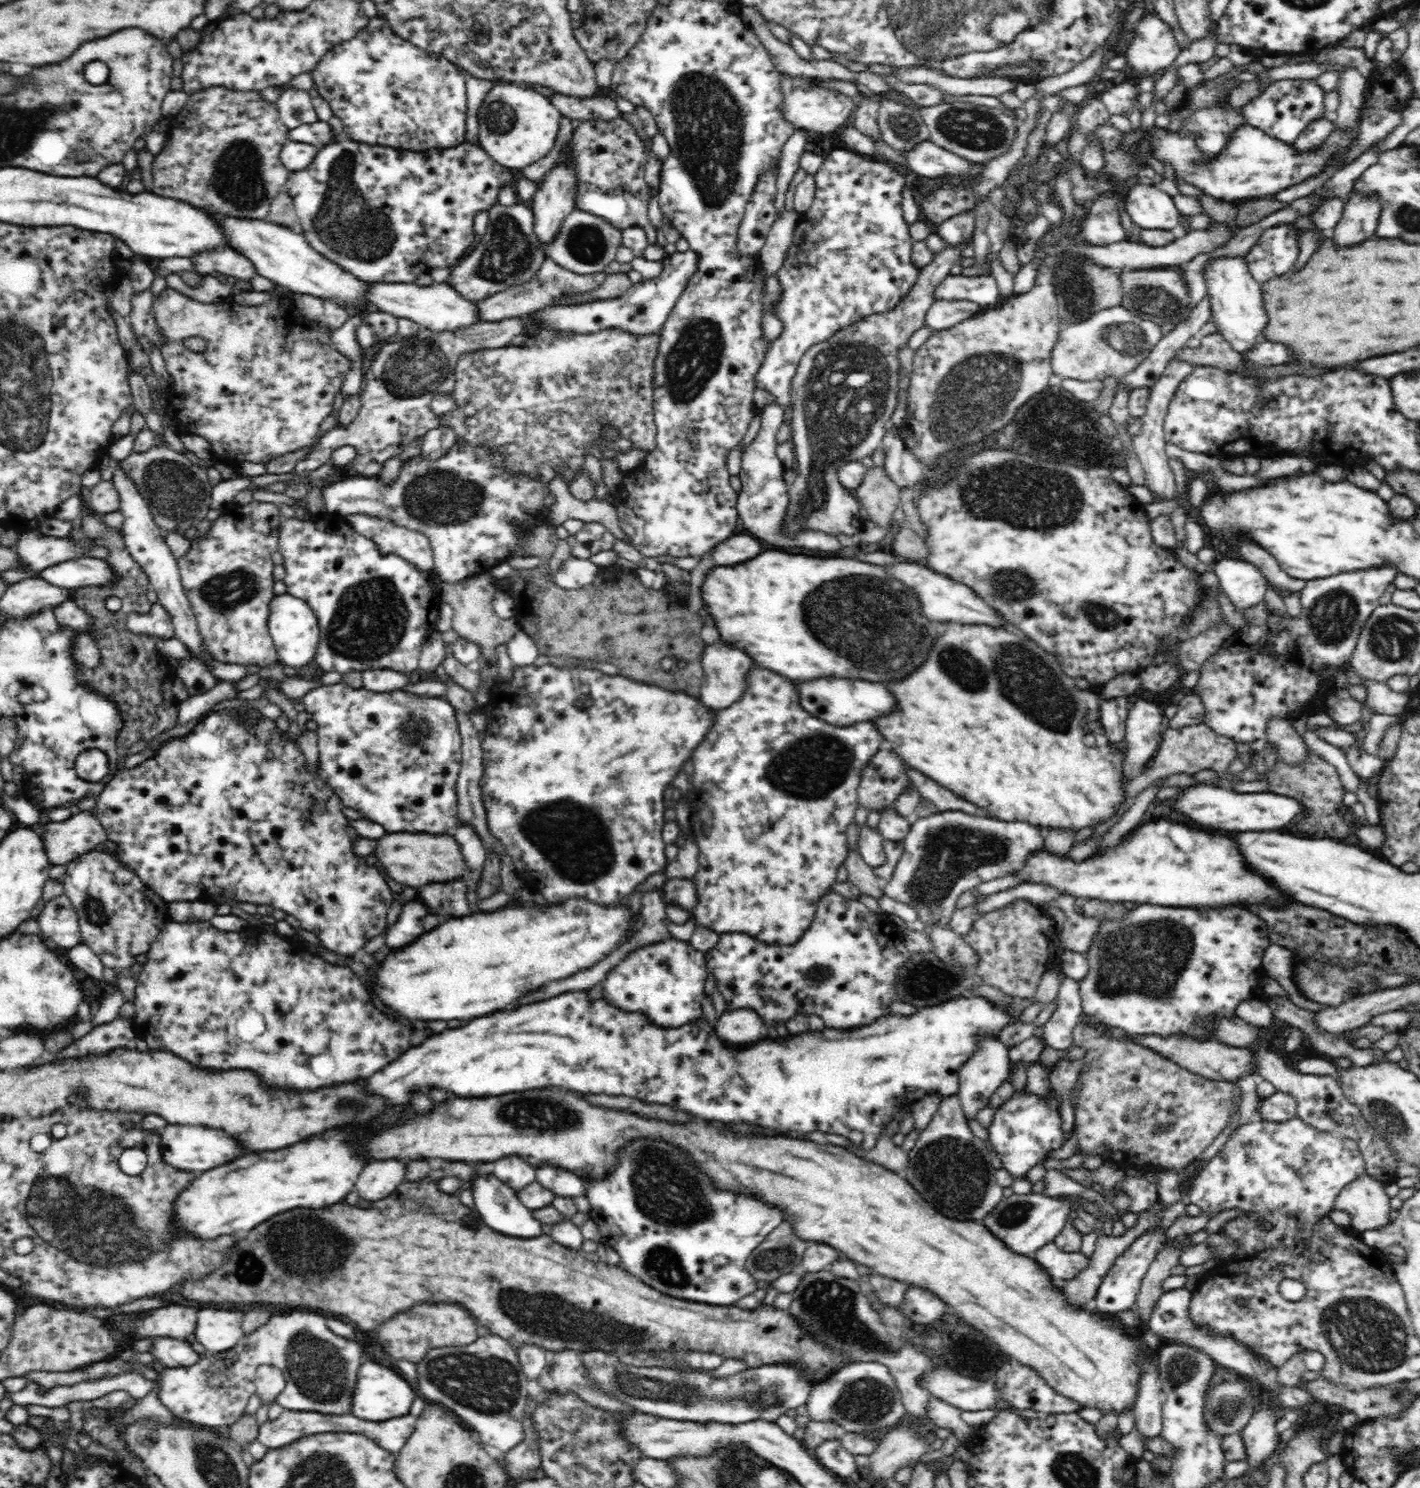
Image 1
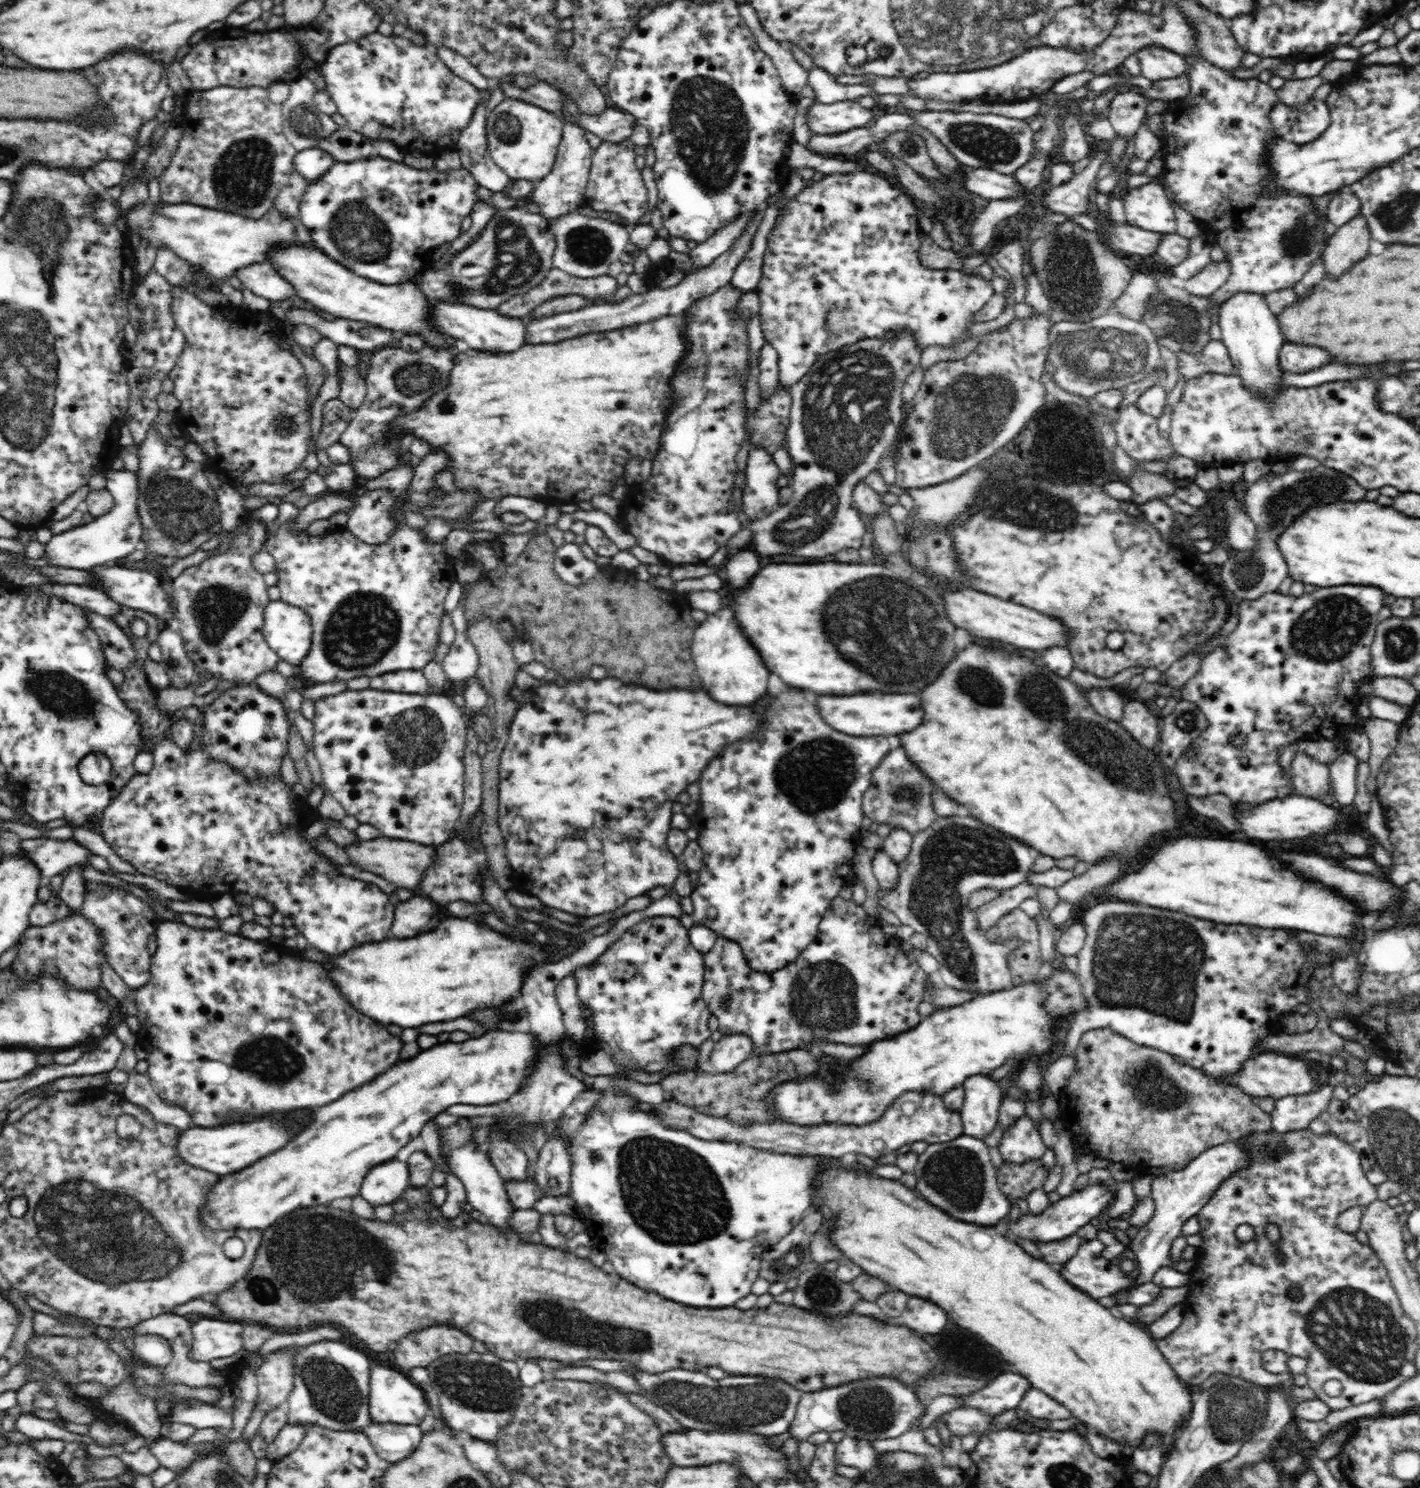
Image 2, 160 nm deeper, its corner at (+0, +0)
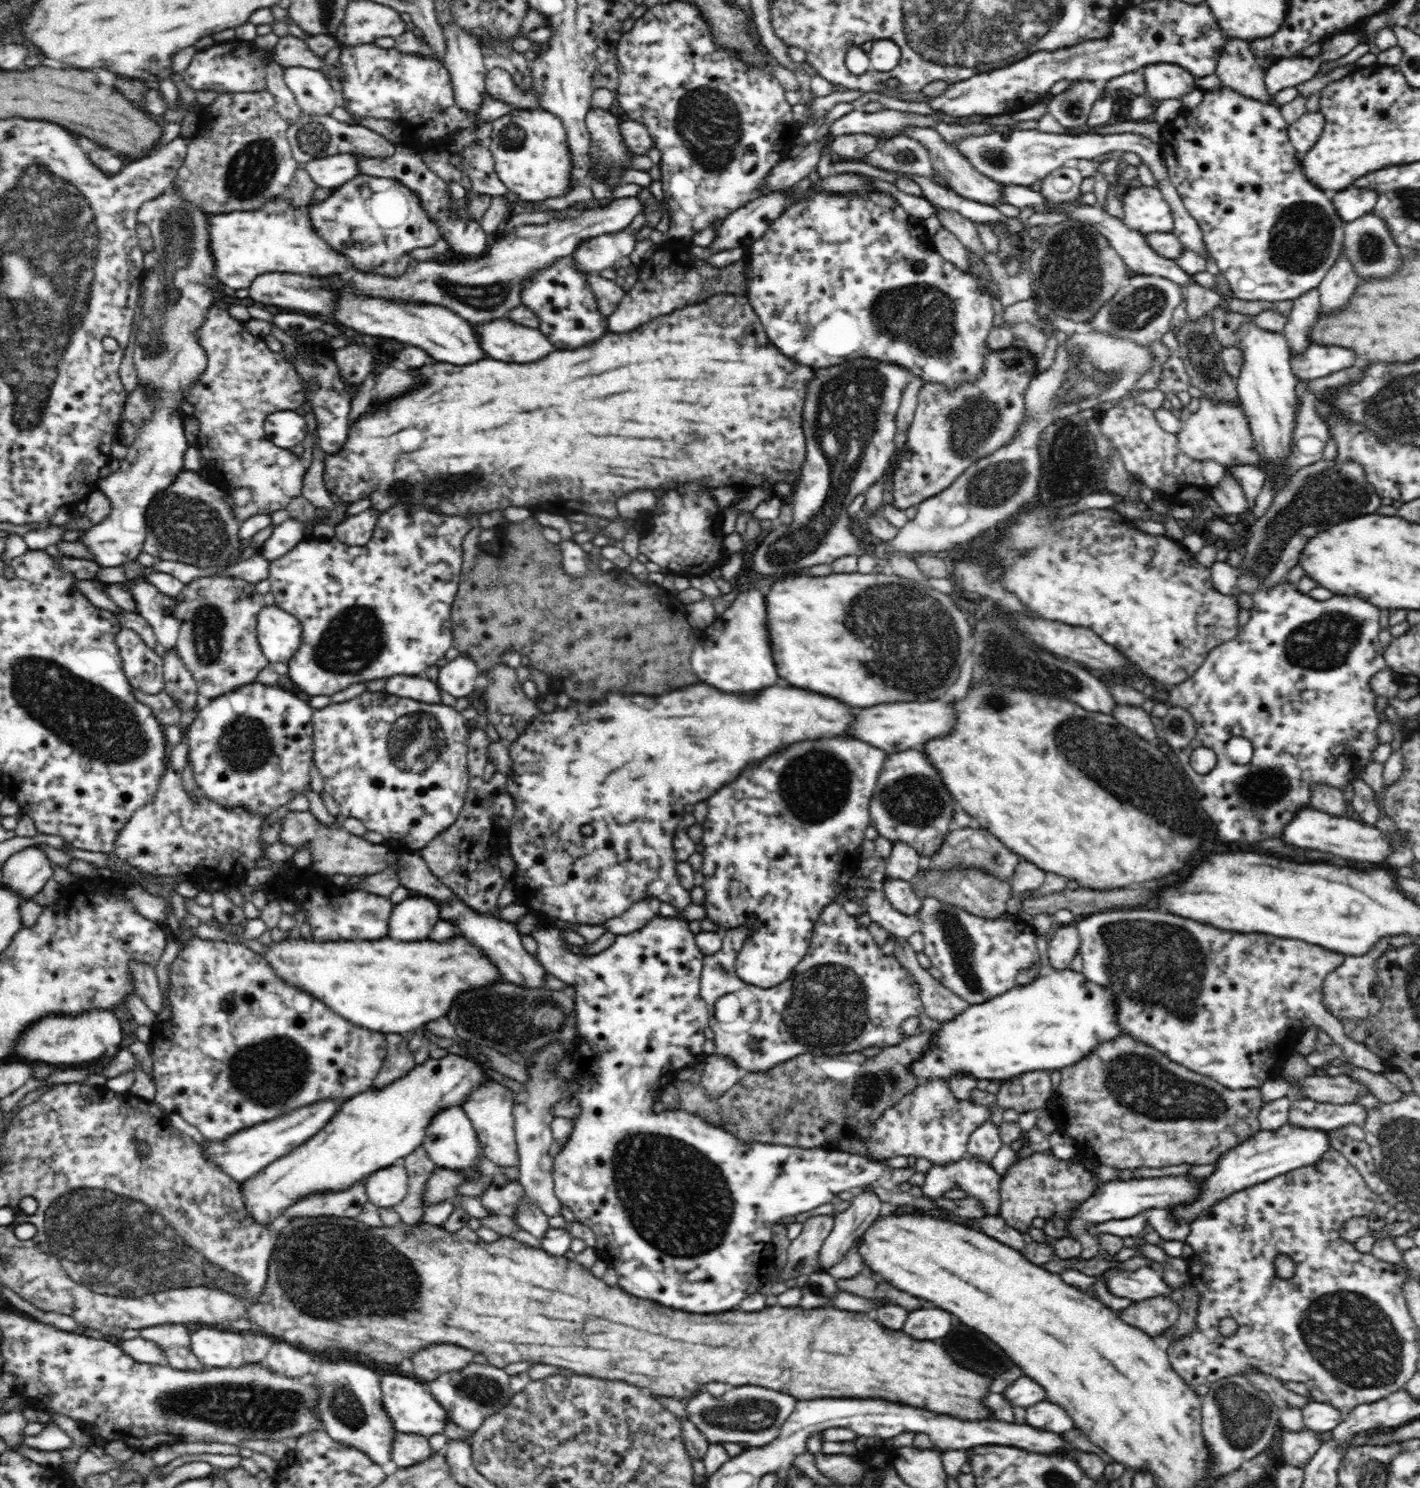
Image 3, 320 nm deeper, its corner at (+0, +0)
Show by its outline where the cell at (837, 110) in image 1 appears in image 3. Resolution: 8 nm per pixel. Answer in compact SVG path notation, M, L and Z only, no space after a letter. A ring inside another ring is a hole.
M882 109L880 112L852 110L835 120L829 128L833 136L842 134L871 134L872 136L898 137L902 128L934 128L942 122L940 116L905 113L898 110Z

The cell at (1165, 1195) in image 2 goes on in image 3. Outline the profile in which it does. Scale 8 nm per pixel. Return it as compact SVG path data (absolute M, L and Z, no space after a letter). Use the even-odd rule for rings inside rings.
M1290 1123L1280 1126L1280 1129L1276 1131L1260 1130L1252 1138L1217 1159L1217 1162L1212 1165L1215 1166L1215 1172L1211 1173L1208 1179L1199 1180L1201 1194L1194 1203L1173 1207L1168 1212L1177 1220L1189 1223L1202 1217L1204 1212L1214 1204L1237 1191L1267 1182L1269 1179L1277 1178L1304 1166L1316 1165L1322 1161L1326 1152L1329 1152L1331 1148L1329 1134L1326 1131L1307 1130L1290 1125Z

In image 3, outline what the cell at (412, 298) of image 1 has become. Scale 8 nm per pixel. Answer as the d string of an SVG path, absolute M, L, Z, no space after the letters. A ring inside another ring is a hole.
M506 318L490 320L484 324L472 324L472 328L476 329L480 347L484 349L486 356L502 362L534 362L546 358L552 350L556 349L539 329L522 326Z

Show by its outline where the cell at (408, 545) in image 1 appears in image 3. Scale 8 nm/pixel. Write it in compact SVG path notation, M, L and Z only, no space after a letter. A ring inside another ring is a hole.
M370 506L337 524L334 537L348 546L364 546L372 538L379 516L380 512Z

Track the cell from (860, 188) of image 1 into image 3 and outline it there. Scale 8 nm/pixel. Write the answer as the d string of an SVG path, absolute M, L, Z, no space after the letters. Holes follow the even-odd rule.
M813 191L808 199L797 201L778 218L769 223L765 234L750 244L748 254L749 269L747 285L749 291L747 297L754 308L758 319L768 335L768 340L776 346L784 356L810 368L828 368L842 364L846 360L856 358L871 358L878 362L891 362L897 364L916 378L922 378L924 382L937 382L945 384L947 388L956 388L960 384L970 384L978 380L986 356L990 354L988 346L988 334L994 327L994 308L992 307L992 294L984 292L978 286L976 276L970 272L961 271L956 265L937 252L933 245L933 238L928 233L925 221L914 218L906 213L906 210L892 196L886 192L861 193L854 195L836 195Z

